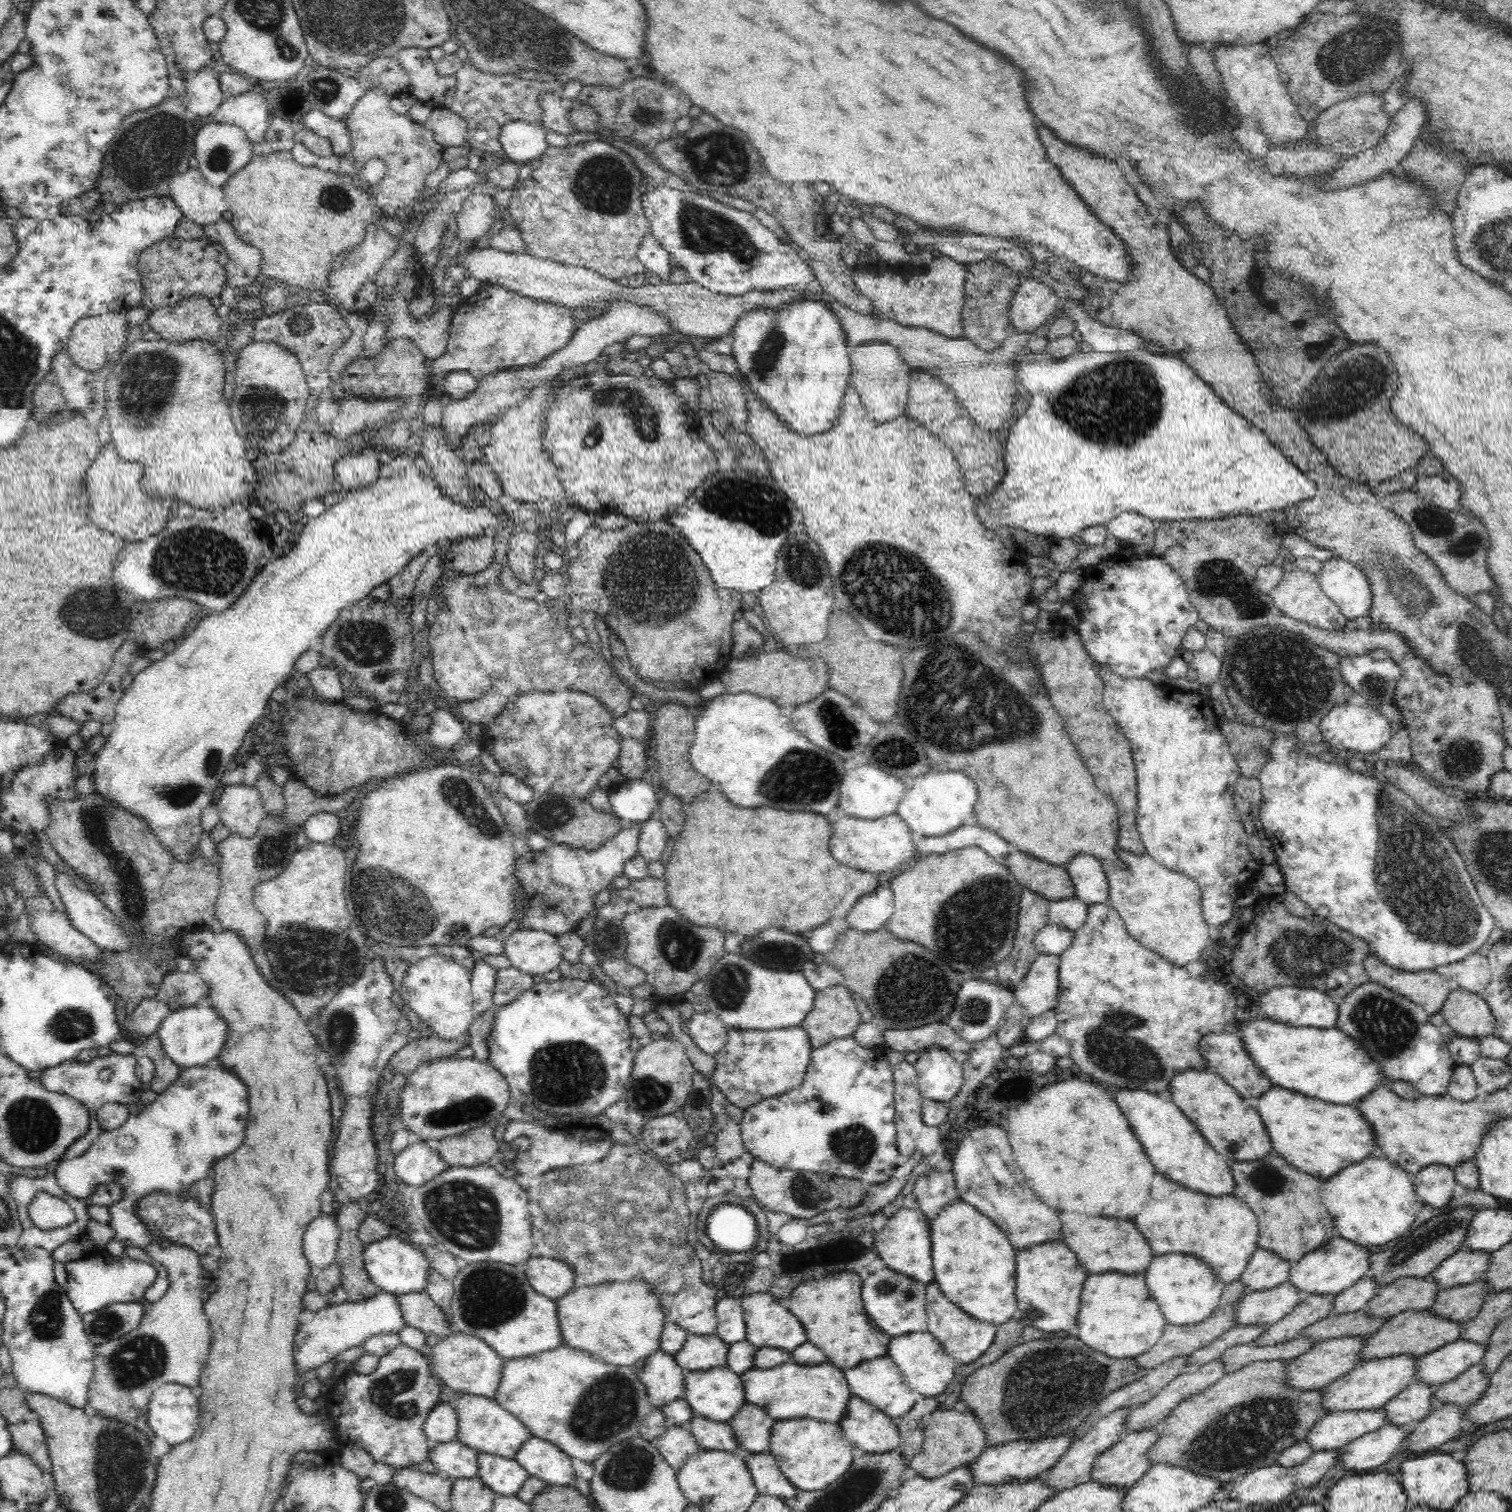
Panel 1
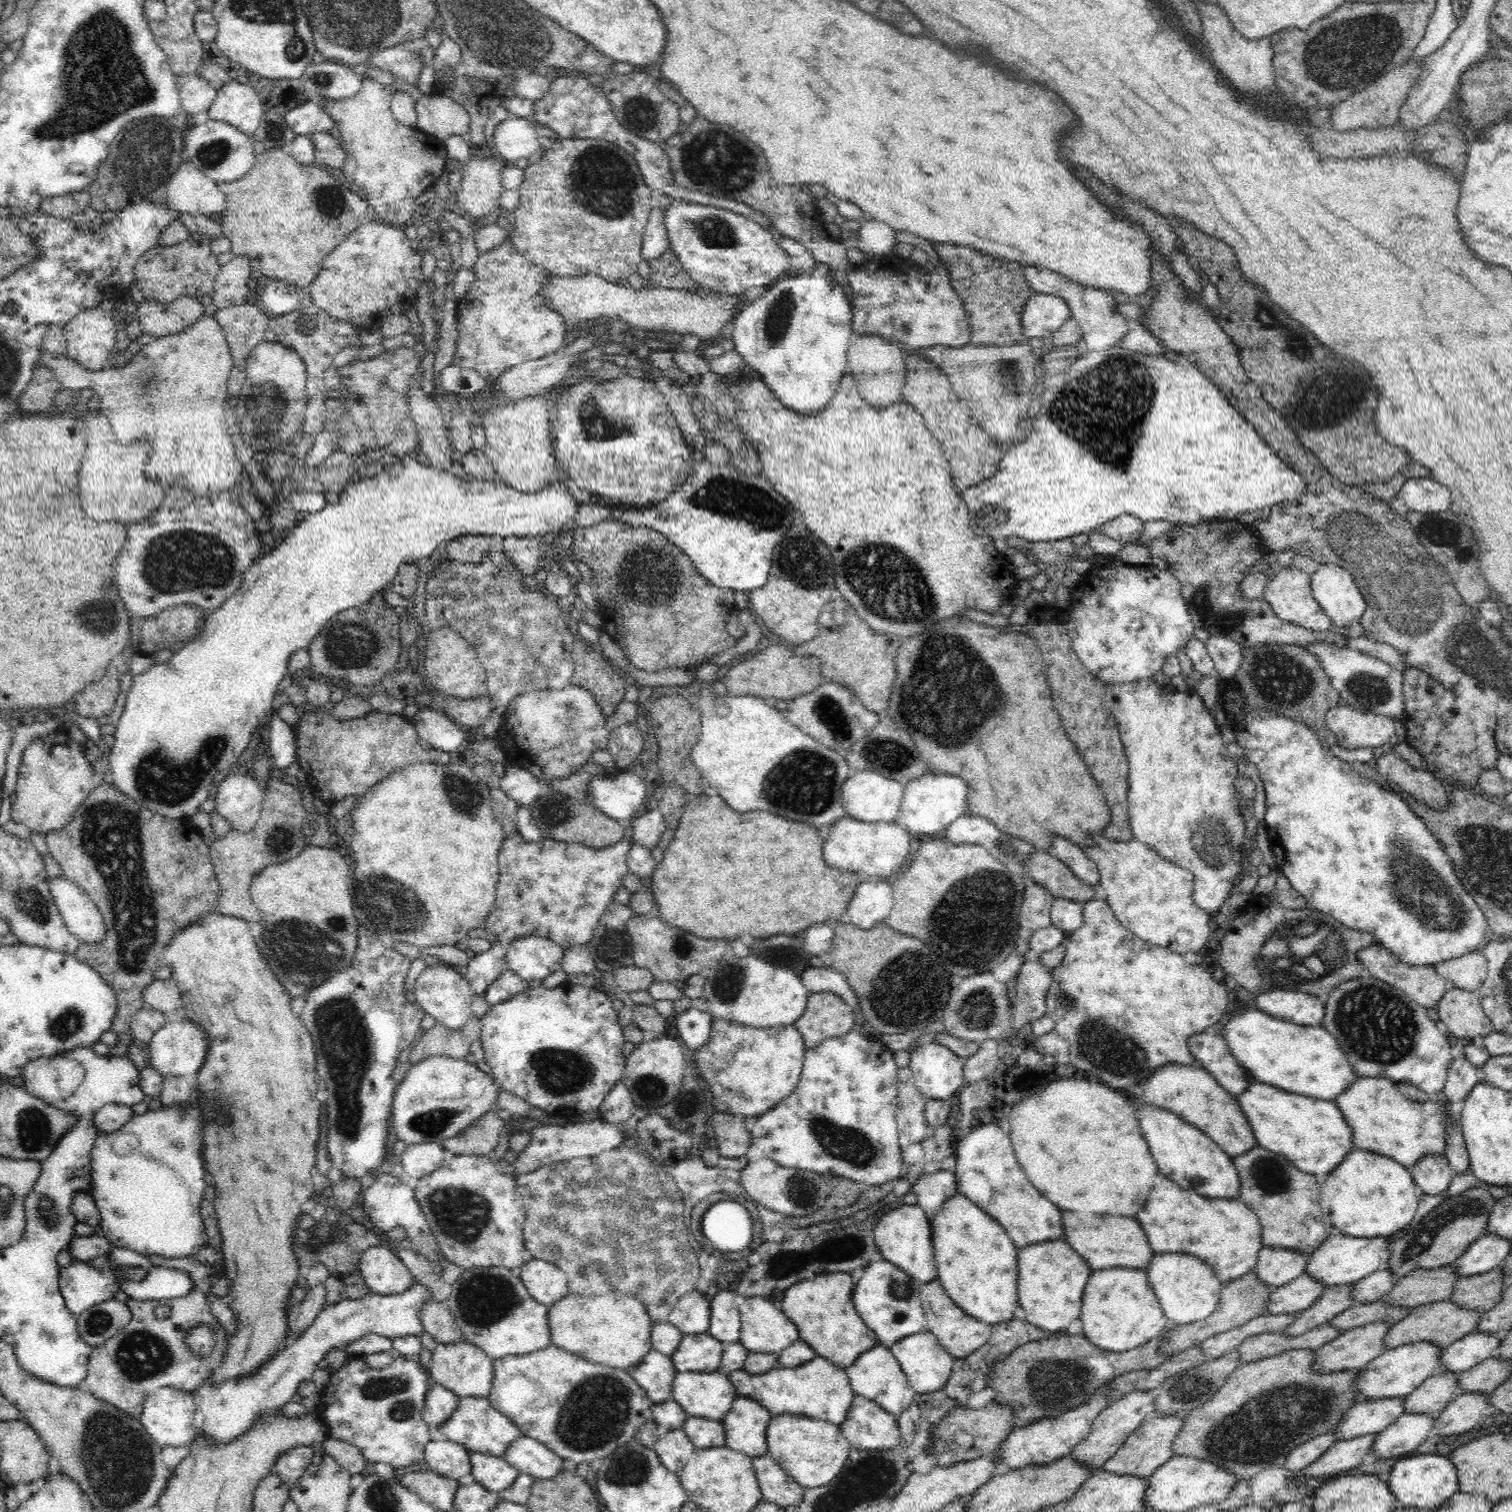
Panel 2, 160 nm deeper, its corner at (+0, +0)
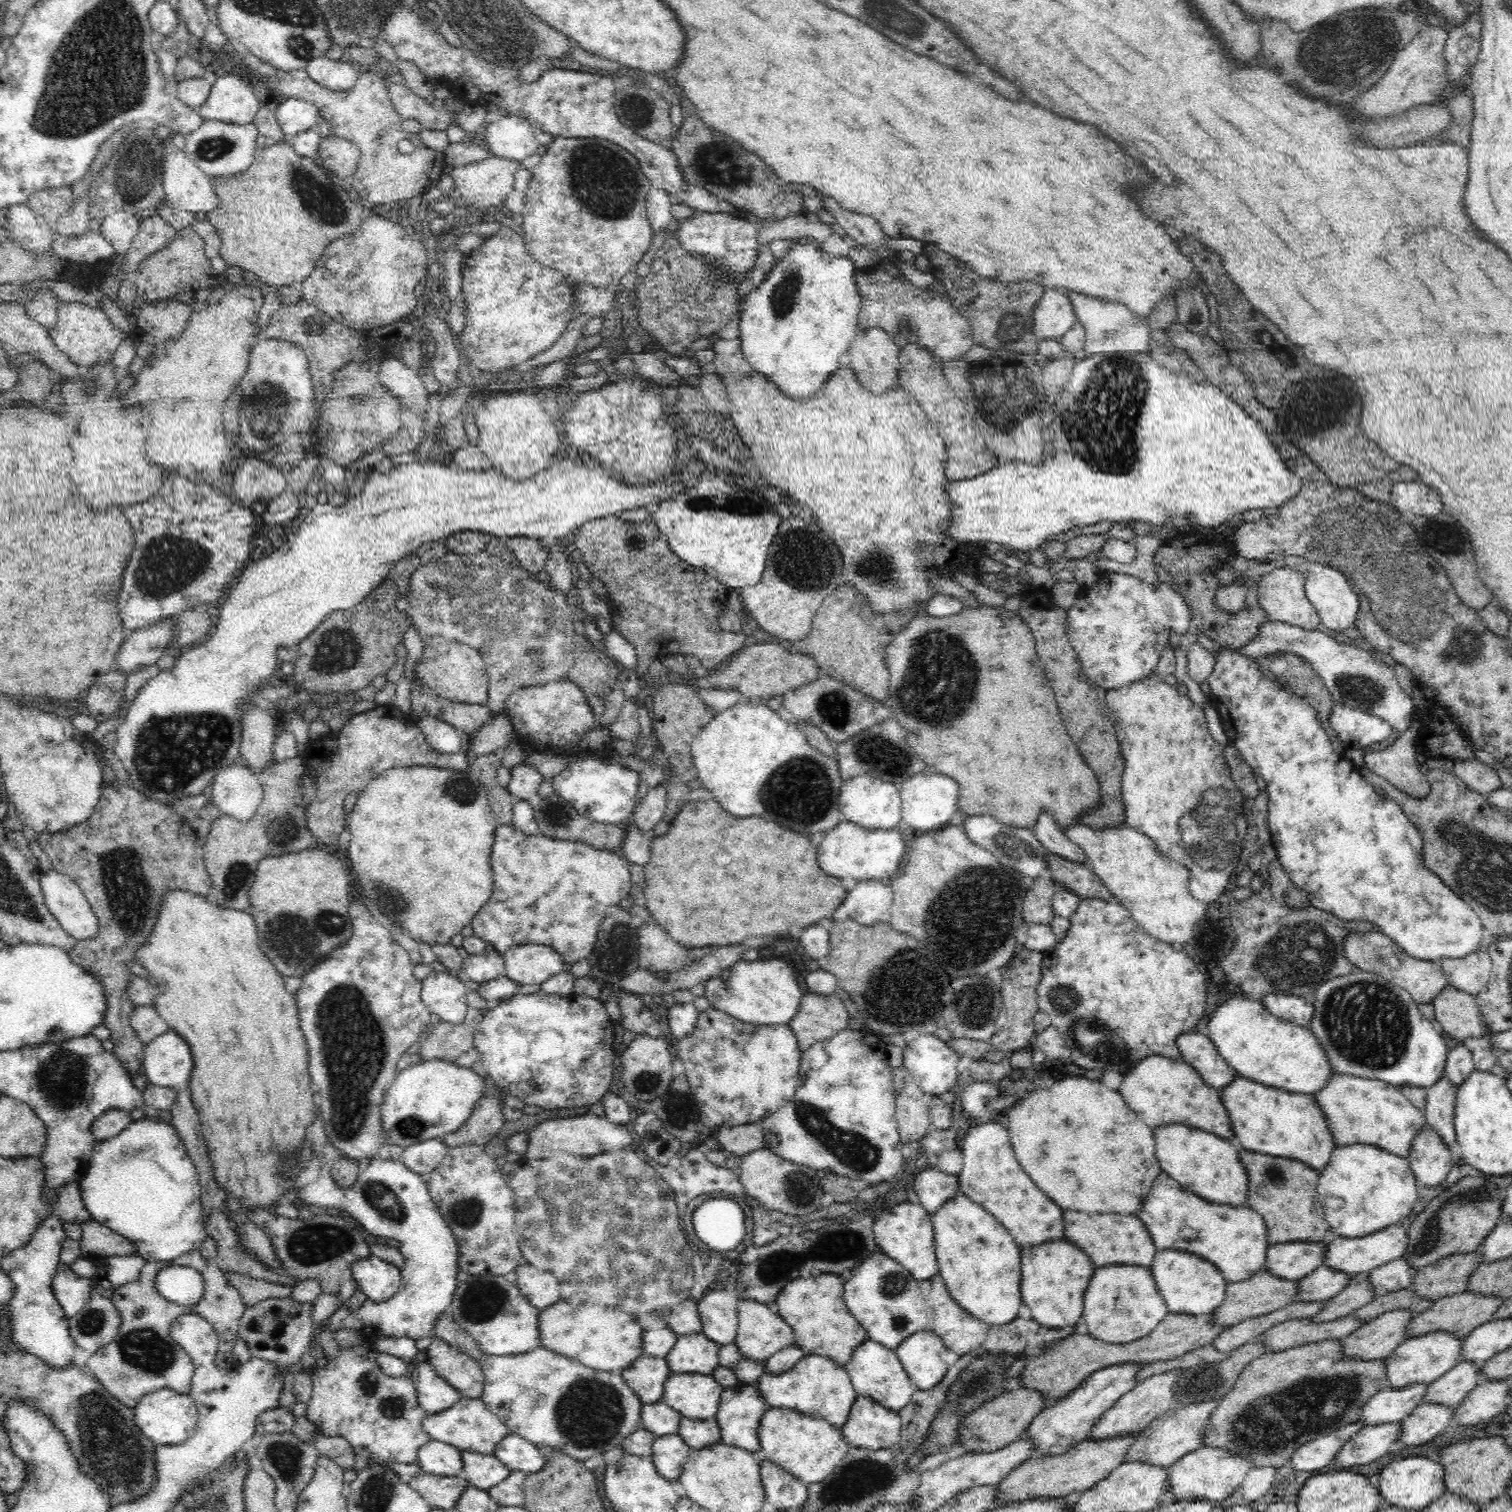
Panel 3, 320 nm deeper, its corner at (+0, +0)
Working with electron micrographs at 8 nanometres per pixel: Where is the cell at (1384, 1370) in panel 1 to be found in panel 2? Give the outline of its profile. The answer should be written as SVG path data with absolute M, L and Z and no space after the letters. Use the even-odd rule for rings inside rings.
M1416 1341L1396 1348L1387 1349L1381 1356L1372 1360L1368 1367L1359 1372L1357 1392L1360 1399L1382 1399L1406 1397L1415 1392L1427 1379L1443 1368L1441 1358L1444 1349L1432 1341Z

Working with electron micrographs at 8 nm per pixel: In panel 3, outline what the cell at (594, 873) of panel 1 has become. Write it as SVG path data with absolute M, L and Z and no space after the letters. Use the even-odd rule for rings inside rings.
M510 824L496 827L490 858L494 872L492 896L474 916L471 924L473 936L502 956L517 945L542 944L554 948L566 966L588 959L597 943L601 922L608 908L619 905L625 896L631 895L629 863L617 850L606 851L583 842L556 840L540 832L529 835Z

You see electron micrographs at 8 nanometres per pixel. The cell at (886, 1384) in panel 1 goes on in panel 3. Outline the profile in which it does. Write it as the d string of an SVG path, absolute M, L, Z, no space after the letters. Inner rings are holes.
M871 1339L854 1349L850 1362L843 1368L848 1372L858 1395L870 1397L896 1412L906 1406L917 1391L912 1386L896 1352Z

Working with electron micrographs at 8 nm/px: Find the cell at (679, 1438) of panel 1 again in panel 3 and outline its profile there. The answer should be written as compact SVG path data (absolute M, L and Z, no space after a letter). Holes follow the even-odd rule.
M678 1434L659 1436L654 1439L651 1459L666 1480L678 1481L691 1448Z

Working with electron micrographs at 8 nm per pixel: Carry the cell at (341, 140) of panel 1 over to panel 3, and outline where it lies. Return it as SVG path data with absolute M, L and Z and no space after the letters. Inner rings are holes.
M287 97L285 101L277 106L278 124L289 138L312 128L316 122L321 120L318 107L305 100Z

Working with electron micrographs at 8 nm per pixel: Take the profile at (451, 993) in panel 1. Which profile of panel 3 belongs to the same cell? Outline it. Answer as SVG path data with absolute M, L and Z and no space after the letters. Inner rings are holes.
M437 968L422 980L421 1001L432 1013L438 1015L441 1021L450 1024L461 1024L469 1010L469 1006L466 1003L468 992L468 987L456 975L451 975L446 970Z

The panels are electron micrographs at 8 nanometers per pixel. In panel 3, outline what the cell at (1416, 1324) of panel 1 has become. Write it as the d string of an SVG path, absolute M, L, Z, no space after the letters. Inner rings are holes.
M1468 1290L1436 1299L1428 1310L1414 1315L1406 1328L1406 1335L1410 1338L1432 1331L1444 1330L1460 1337L1460 1339L1465 1339L1472 1330L1493 1319L1502 1301L1502 1298L1498 1296L1482 1295Z

